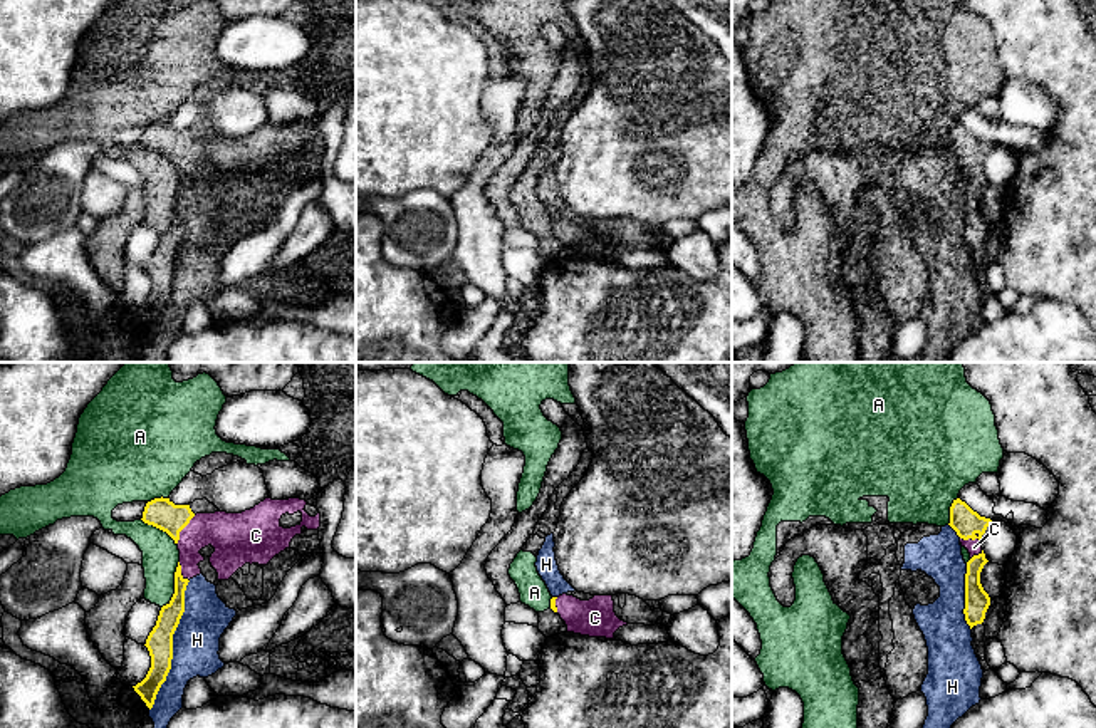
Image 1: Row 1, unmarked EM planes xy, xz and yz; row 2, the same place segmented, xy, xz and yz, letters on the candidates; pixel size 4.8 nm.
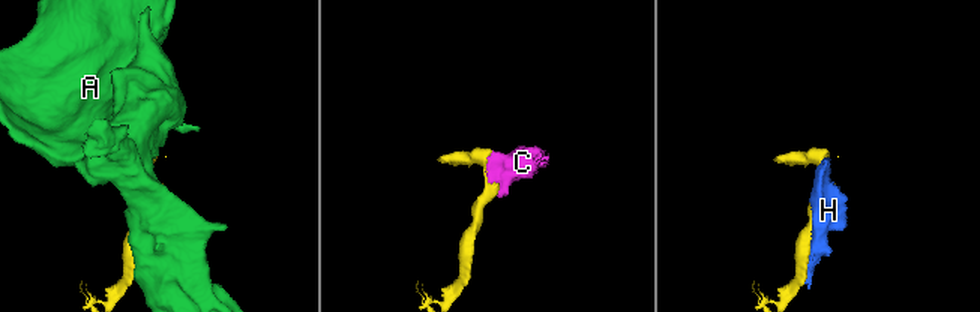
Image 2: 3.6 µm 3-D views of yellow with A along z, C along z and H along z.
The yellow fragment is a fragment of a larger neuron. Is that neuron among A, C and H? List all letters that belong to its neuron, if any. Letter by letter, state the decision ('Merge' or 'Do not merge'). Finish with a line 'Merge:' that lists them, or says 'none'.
A: Do not merge
C: Merge
H: Do not merge
Merge: C

